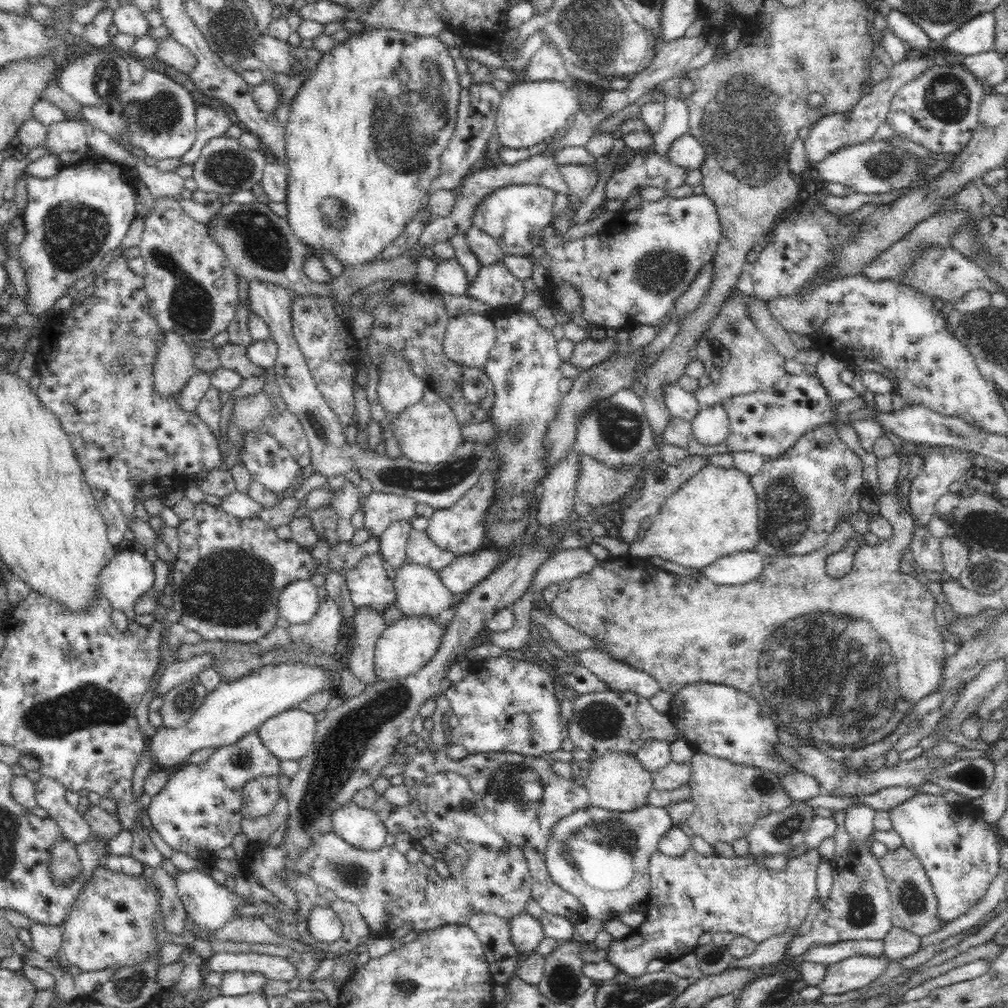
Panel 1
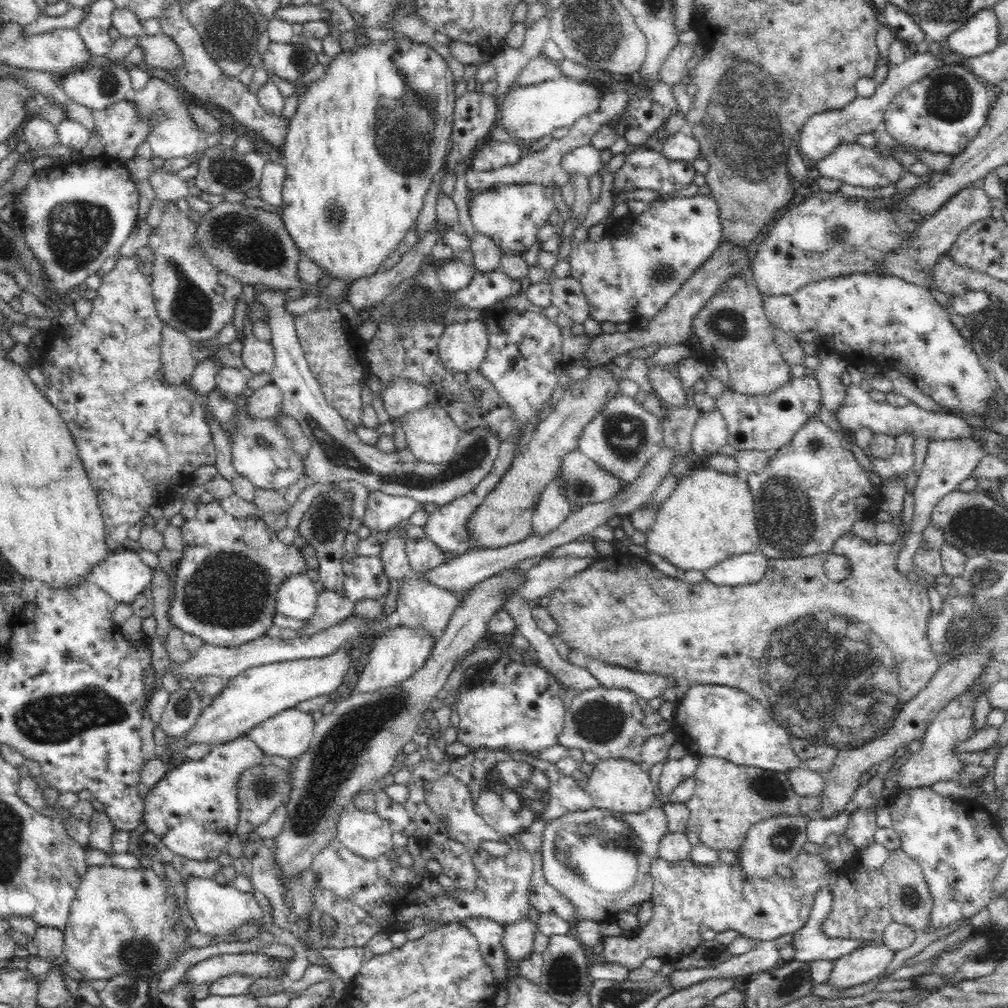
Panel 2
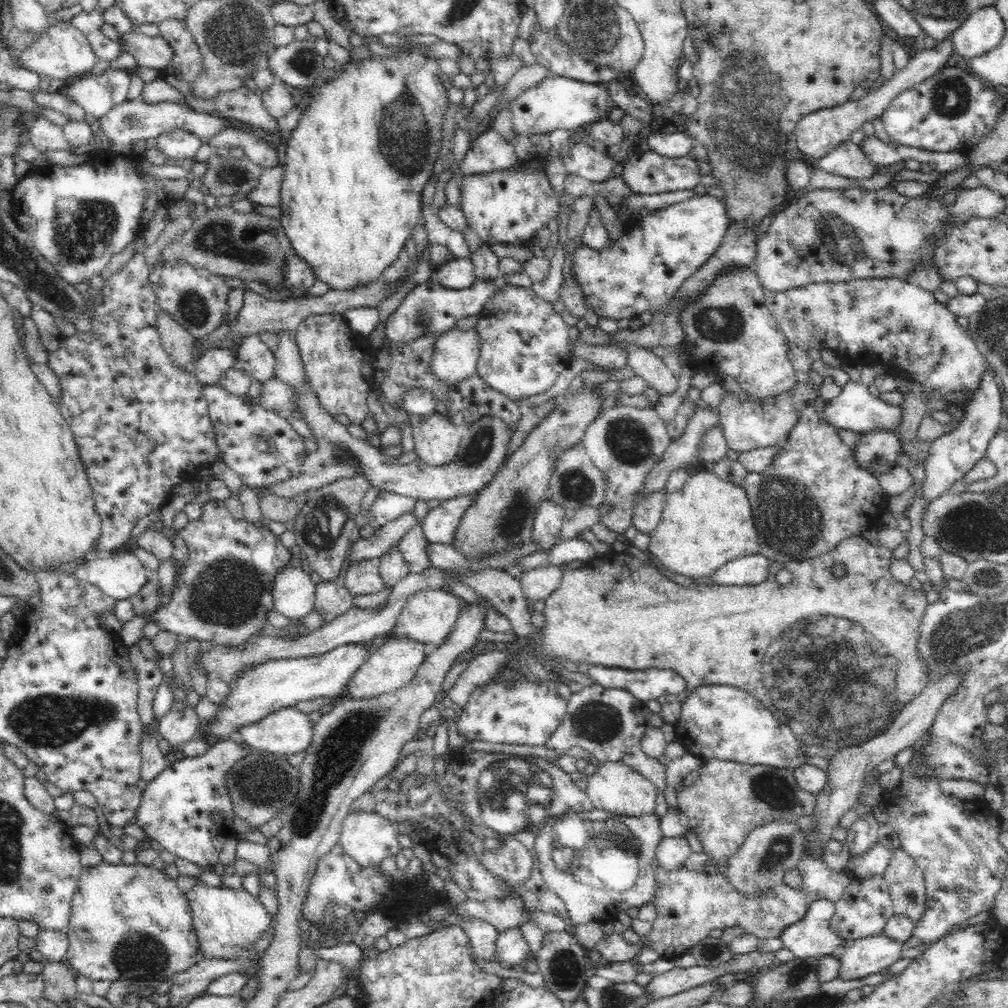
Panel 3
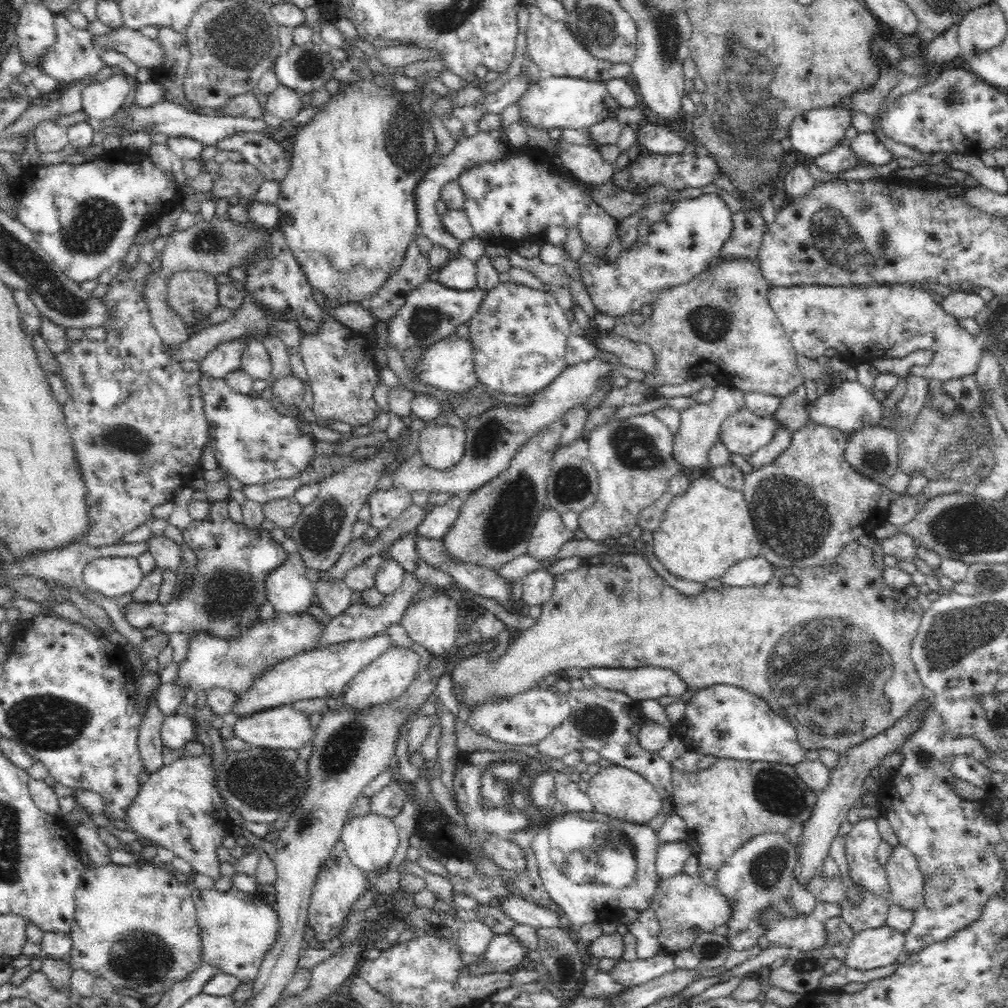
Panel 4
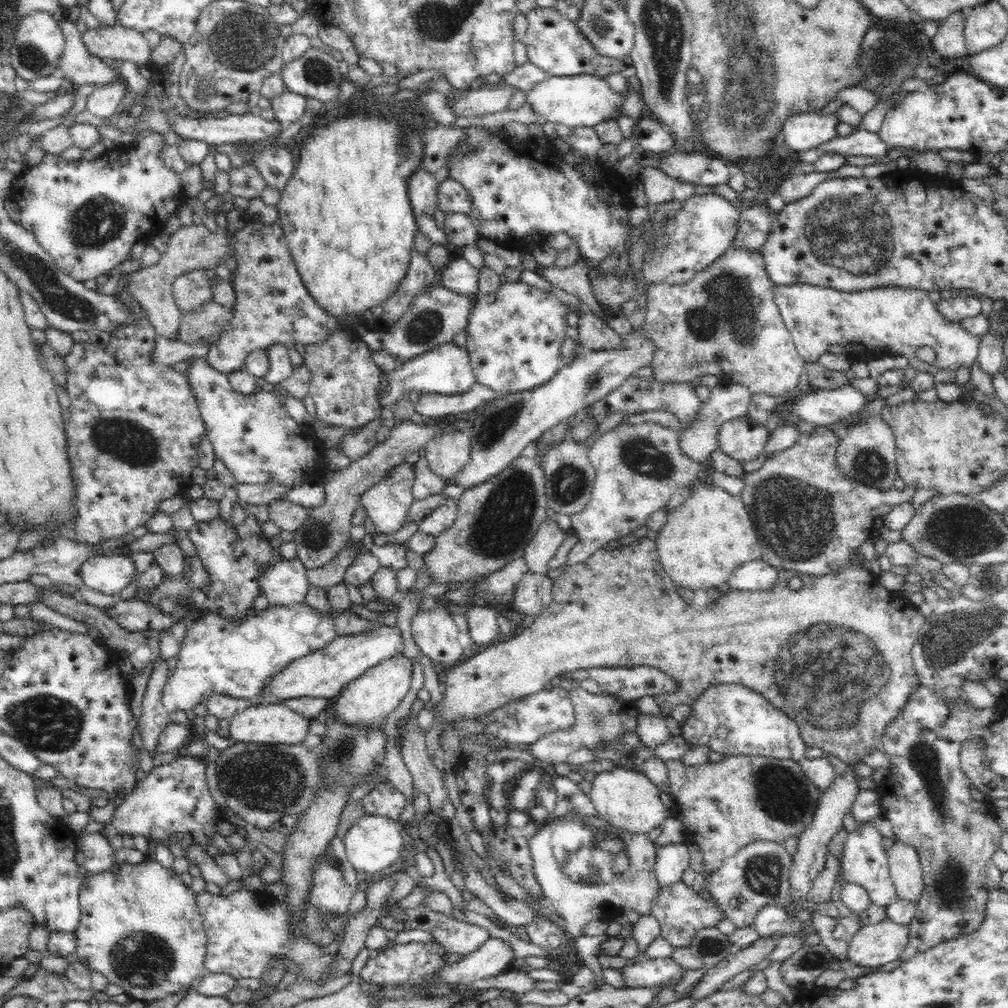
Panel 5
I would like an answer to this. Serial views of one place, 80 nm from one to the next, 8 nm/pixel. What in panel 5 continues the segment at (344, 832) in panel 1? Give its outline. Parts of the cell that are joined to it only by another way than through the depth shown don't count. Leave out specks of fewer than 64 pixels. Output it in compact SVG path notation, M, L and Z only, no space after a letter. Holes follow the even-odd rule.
M364 815L350 829L344 837L348 860L358 871L359 875L374 875L396 863L402 852L403 841L400 834L401 823L383 816Z

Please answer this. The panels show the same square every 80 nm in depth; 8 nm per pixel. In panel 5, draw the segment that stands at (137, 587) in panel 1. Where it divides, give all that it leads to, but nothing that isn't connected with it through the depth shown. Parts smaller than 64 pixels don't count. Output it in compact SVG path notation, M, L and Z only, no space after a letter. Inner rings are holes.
M95 555L89 557L79 571L80 580L88 588L114 595L119 593L132 578L137 577L135 565L128 555Z

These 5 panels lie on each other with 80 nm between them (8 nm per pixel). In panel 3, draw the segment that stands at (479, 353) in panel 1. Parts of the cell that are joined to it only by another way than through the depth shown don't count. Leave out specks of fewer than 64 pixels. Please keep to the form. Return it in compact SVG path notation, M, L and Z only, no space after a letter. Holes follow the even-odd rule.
M454 327L437 337L432 346L430 373L454 386L476 376L478 360L478 333L472 330L460 330Z

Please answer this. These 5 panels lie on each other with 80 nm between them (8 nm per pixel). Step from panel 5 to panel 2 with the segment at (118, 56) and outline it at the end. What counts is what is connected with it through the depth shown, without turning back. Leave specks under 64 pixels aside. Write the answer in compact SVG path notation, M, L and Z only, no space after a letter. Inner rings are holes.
M162 32L154 36L138 36L136 46L142 48L141 66L144 68L170 71L182 64L182 53L178 45Z

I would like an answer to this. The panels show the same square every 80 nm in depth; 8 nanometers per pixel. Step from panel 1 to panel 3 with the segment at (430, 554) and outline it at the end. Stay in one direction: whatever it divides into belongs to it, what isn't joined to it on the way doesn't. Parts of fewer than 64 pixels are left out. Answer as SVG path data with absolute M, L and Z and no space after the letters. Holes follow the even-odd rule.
M420 523L409 530L395 545L396 551L402 554L410 573L420 574L431 567L427 558L426 544L429 542L422 533Z

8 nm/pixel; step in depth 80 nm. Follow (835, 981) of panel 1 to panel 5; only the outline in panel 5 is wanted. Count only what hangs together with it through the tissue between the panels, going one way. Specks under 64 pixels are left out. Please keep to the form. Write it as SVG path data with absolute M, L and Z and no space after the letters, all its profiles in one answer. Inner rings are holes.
M890 918L881 922L862 926L849 944L847 956L851 962L857 964L858 967L866 966L870 968L878 968L884 966L892 960L898 960L902 951L906 948L910 938L910 926L898 924Z

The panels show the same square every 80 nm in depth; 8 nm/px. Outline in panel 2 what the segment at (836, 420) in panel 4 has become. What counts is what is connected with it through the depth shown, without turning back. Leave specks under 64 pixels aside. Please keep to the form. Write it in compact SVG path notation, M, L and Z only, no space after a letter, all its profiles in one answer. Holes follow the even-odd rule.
M852 383L846 386L846 394L844 394L840 406L834 412L836 412L834 416L840 426L852 433L856 433L863 428L869 428L873 434L888 434L892 437L898 437L901 433L910 431L910 433L914 433L914 437L925 436L930 441L939 440L939 438L955 440L955 438L961 437L976 437L980 441L986 441L986 450L994 449L1003 440L1003 436L998 434L998 432L973 428L951 413L940 414L940 412L926 411L915 403L894 407L886 400L883 402L874 401L869 397L868 391L860 389L860 385Z

